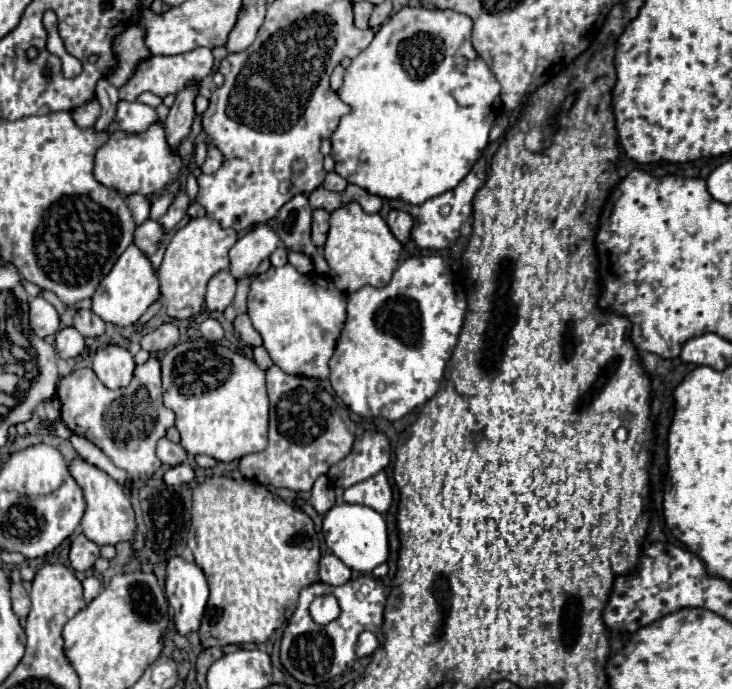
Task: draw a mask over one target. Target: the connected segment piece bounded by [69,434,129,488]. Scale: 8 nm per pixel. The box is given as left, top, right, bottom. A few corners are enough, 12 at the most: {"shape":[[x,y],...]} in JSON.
{"shape":[[71,434],[73,448],[83,460],[105,470],[129,488],[127,474],[117,468],[93,442]]}

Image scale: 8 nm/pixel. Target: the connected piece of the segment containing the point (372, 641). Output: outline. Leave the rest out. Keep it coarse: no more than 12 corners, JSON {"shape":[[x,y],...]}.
{"shape":[[373,632],[357,640],[357,656],[371,656],[377,648]]}

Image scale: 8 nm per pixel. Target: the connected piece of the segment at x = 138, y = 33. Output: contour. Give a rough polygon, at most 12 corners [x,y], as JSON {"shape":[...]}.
{"shape":[[129,26],[113,44],[117,72],[107,76],[119,88],[149,56],[143,30]]}

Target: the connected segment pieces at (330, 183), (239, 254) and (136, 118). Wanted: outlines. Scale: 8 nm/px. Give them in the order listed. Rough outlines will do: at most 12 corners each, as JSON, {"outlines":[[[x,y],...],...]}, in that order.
{"outlines":[[[337,174],[325,176],[323,188],[333,192],[343,192],[347,182]],[[253,226],[229,250],[229,272],[251,276],[269,258],[279,236]],[[119,100],[115,122],[125,132],[143,132],[157,122],[151,106]]]}

